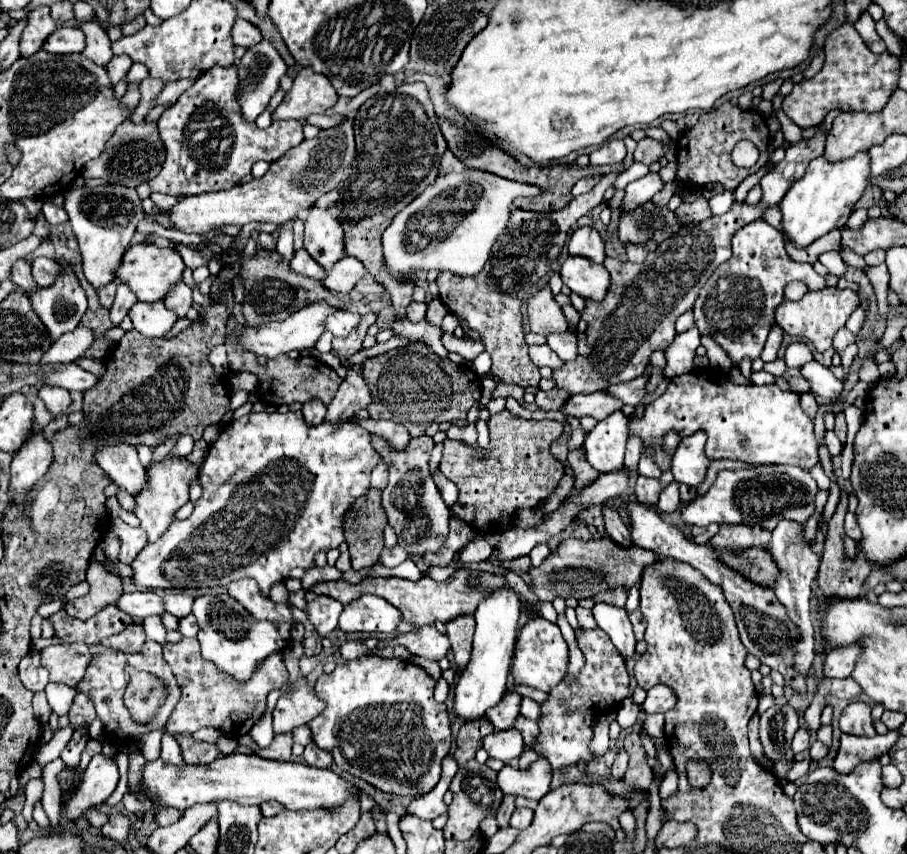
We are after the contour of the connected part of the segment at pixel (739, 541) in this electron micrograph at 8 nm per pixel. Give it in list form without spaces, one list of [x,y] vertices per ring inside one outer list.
[[[721,524],[719,532],[713,536],[711,544],[717,548],[731,548],[731,550],[739,550],[739,548],[749,548],[751,544],[757,542],[757,536],[753,532],[751,526],[747,524]]]

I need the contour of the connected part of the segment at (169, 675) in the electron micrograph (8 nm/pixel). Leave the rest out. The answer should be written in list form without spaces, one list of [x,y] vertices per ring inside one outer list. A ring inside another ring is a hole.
[[[147,640],[143,650],[139,654],[125,654],[125,652],[115,652],[115,650],[109,650],[109,648],[99,648],[97,650],[97,656],[93,660],[93,664],[87,668],[87,674],[85,678],[77,684],[79,690],[90,690],[90,698],[93,700],[95,710],[97,710],[97,718],[101,718],[103,726],[105,726],[105,738],[109,742],[113,742],[115,746],[121,746],[121,744],[129,744],[133,742],[137,736],[141,734],[147,734],[151,730],[163,730],[167,720],[169,720],[169,714],[173,712],[175,704],[179,702],[179,696],[181,696],[181,690],[175,682],[175,676],[169,668],[169,664],[165,662],[163,658],[163,652],[161,652],[161,646],[157,642],[151,642]],[[133,670],[145,670],[145,672],[151,672],[155,676],[159,676],[165,684],[167,684],[167,700],[163,704],[163,708],[159,710],[155,722],[149,722],[149,724],[137,724],[131,720],[125,704],[123,704],[123,692],[129,684],[129,676]]]

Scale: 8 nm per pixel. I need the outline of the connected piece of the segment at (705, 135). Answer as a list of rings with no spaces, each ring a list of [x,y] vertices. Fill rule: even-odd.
[[[723,102],[717,110],[703,112],[699,122],[689,128],[679,140],[677,140],[677,180],[687,186],[705,186],[709,182],[723,184],[725,190],[735,190],[749,174],[757,172],[769,158],[767,146],[769,146],[769,128],[767,122],[761,118],[755,110],[739,110],[737,106],[731,106],[729,102]],[[739,140],[751,140],[757,148],[761,158],[753,168],[737,168],[731,160],[731,150]]]

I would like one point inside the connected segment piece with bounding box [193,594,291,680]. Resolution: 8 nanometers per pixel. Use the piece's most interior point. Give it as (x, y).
(229, 637)

